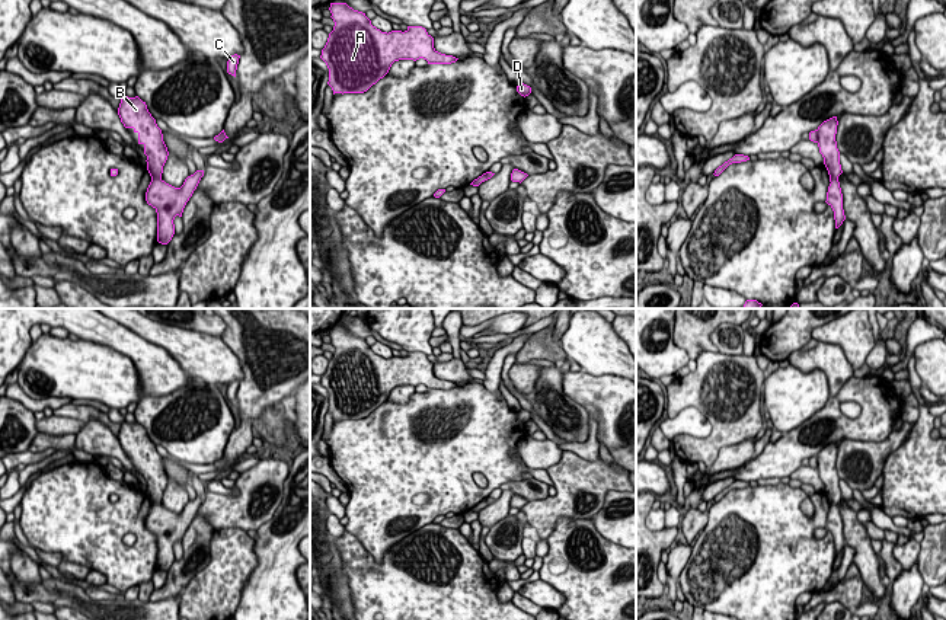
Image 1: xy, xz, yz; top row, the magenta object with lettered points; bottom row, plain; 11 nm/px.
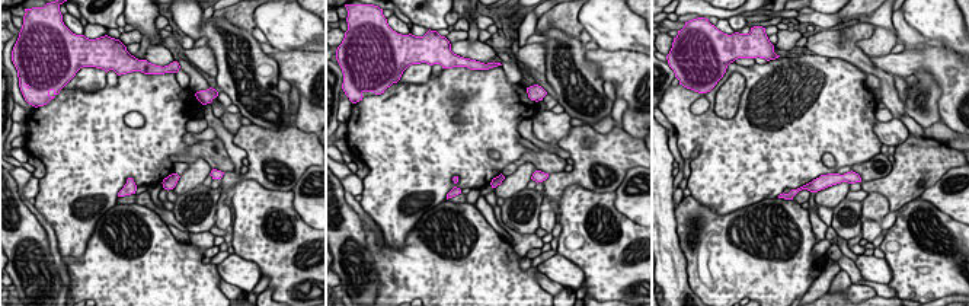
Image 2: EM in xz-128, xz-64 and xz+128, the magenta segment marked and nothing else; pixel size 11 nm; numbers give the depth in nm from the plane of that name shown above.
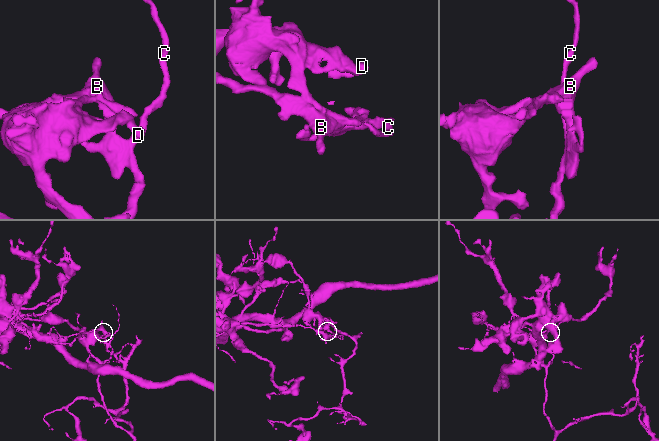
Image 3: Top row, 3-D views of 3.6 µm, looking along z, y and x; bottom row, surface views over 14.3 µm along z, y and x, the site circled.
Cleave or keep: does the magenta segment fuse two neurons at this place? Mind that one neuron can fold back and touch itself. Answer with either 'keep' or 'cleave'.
cleave

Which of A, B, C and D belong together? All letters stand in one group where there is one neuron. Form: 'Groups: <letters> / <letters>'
Groups: A C D / B

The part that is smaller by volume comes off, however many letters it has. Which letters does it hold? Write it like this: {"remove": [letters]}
{"remove": ["A", "C", "D"]}

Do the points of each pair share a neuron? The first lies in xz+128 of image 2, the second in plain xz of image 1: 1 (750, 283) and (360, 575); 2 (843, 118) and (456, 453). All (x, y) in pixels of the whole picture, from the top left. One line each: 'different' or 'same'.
1: same
2: same

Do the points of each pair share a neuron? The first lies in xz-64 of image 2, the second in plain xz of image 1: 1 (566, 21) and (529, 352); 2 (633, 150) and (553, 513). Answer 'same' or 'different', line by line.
1: same
2: same

